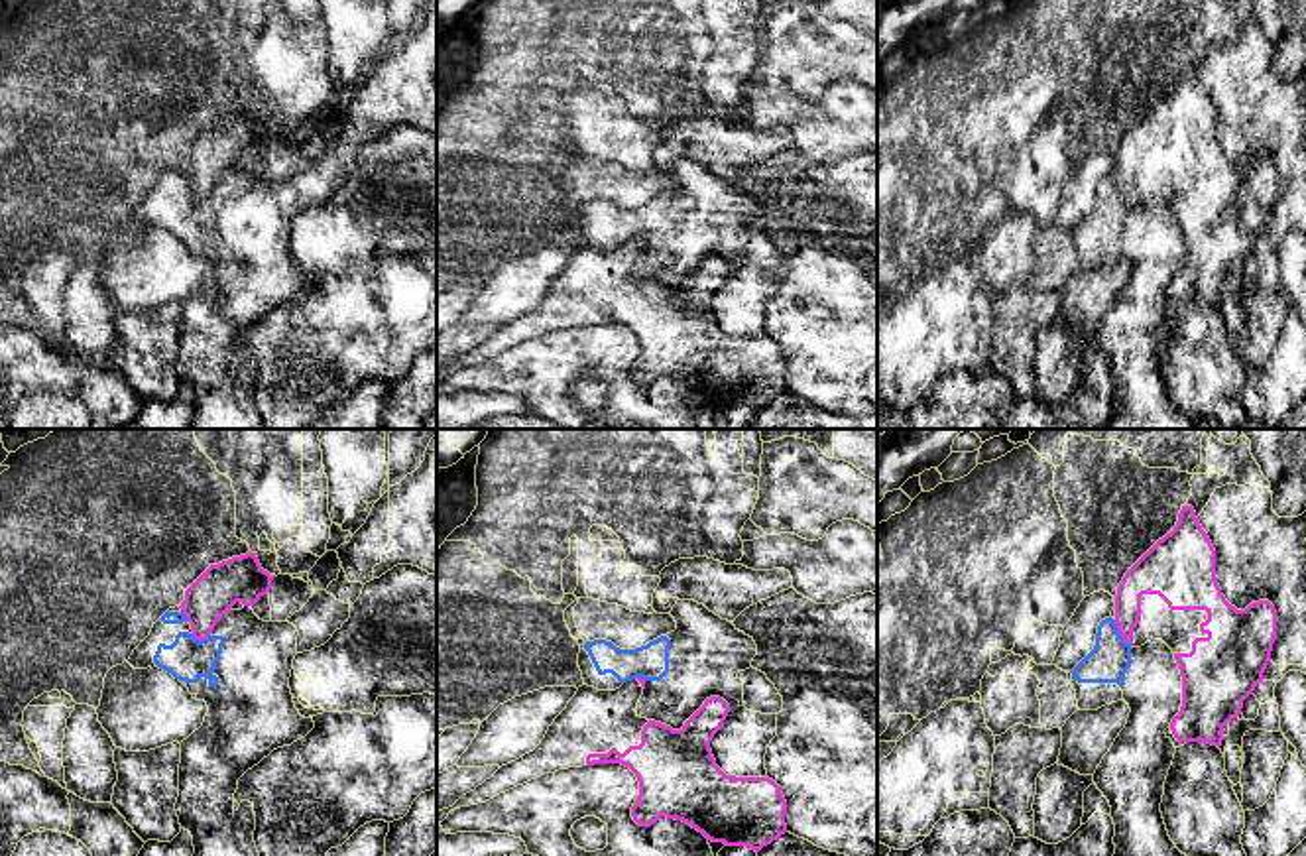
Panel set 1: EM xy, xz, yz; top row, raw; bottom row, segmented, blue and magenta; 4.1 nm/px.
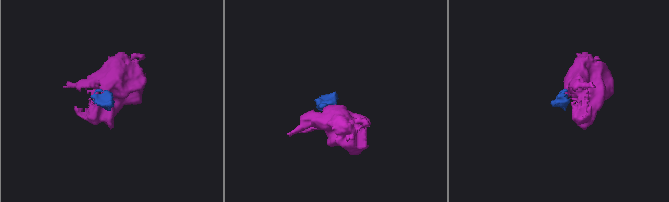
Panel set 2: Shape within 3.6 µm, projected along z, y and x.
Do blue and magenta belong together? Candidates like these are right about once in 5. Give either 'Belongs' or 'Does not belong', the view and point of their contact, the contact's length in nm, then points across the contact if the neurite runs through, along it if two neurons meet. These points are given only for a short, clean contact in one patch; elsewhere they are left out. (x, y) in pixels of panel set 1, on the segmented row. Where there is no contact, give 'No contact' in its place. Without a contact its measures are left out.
Does not belong. Touches blue at yz (1120, 634). Shared border 130 nm. Boundary: yz (1114, 620), (1120, 636), (1129, 646)

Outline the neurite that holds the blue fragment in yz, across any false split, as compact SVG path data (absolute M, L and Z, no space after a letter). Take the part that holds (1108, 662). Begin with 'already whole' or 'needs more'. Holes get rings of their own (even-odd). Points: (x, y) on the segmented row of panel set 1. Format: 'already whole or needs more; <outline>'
needs more; M1105 618L1098 626L1094 649L1070 673L1080 710L1098 710L1117 701L1131 708L1125 728L1094 773L1094 783L1111 807L1113 856L1186 856L1170 840L1160 813L1164 781L1176 754L1164 730L1182 706L1182 675L1172 649L1162 640L1131 647L1115 620Z

